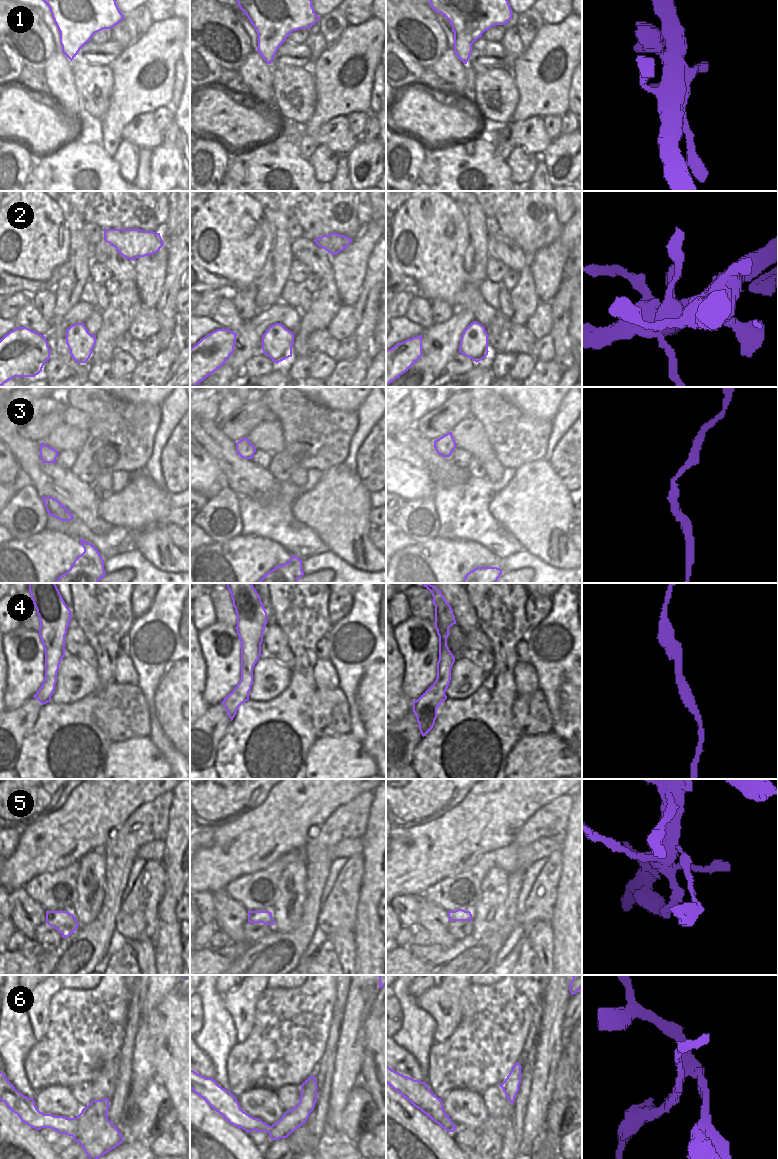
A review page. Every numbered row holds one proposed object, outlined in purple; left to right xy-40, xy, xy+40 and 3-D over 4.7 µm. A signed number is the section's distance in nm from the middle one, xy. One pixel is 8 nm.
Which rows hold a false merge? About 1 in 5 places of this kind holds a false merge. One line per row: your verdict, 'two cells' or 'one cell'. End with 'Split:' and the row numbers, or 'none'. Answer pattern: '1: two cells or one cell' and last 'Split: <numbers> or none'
1: one cell
2: one cell
3: one cell
4: one cell
5: one cell
6: two cells
Split: 6

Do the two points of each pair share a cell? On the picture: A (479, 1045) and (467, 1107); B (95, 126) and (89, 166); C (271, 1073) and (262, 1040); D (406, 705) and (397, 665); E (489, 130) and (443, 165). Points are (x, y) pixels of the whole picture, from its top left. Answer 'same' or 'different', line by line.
A: different
B: different
C: same
D: same
E: different

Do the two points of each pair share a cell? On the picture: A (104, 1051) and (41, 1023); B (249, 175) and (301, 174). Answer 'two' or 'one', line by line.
A: two
B: one

